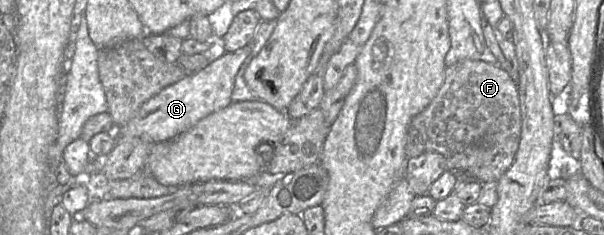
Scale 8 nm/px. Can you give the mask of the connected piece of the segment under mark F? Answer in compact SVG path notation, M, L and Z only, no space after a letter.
M497 28L496 36L506 64L500 66L481 60L464 59L446 67L444 81L436 96L411 120L405 147L408 159L426 152L438 152L448 159L448 169L464 172L481 183L498 181L510 168L521 137L521 107L517 86L519 64L514 42L504 38Z

